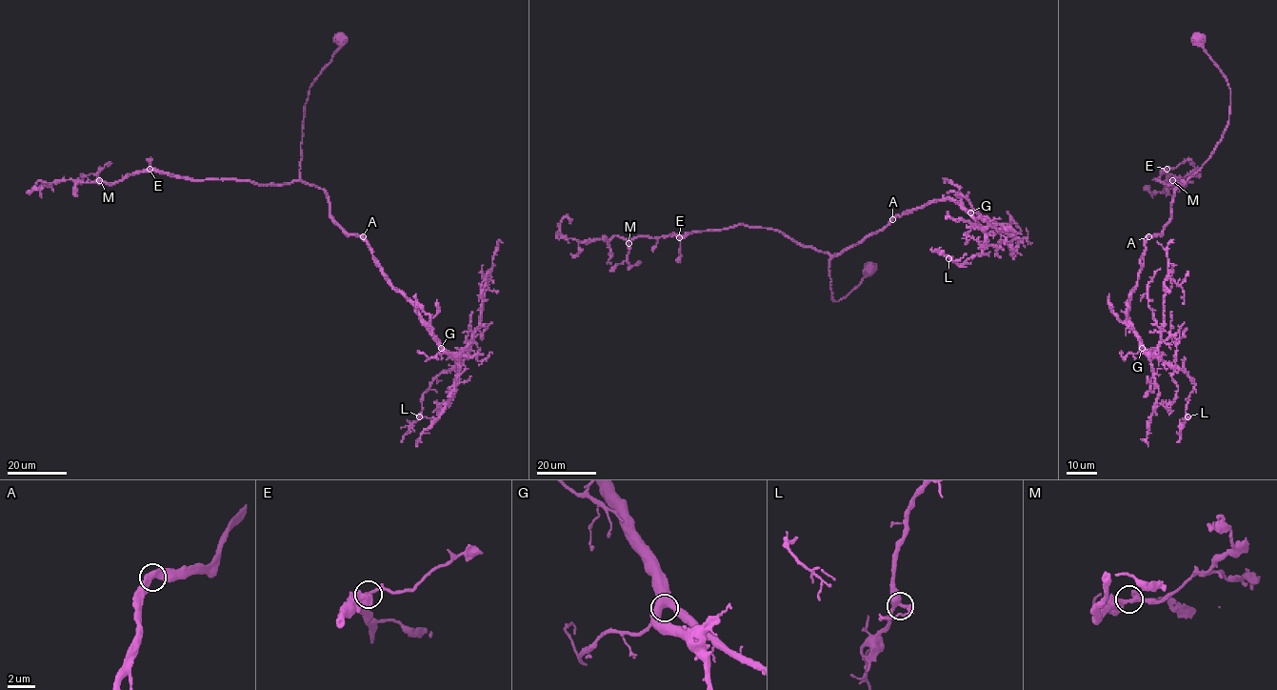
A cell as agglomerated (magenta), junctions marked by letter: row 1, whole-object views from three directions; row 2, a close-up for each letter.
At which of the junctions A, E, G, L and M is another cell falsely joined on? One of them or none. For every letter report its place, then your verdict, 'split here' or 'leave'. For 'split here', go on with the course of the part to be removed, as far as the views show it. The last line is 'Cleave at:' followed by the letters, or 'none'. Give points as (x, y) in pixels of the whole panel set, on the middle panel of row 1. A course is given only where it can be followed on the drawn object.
A: place (892, 219); leave
E: place (679, 237); leave
G: place (970, 213); leave
L: place (948, 258); leave
M: place (628, 243); leave
Cleave at: none

